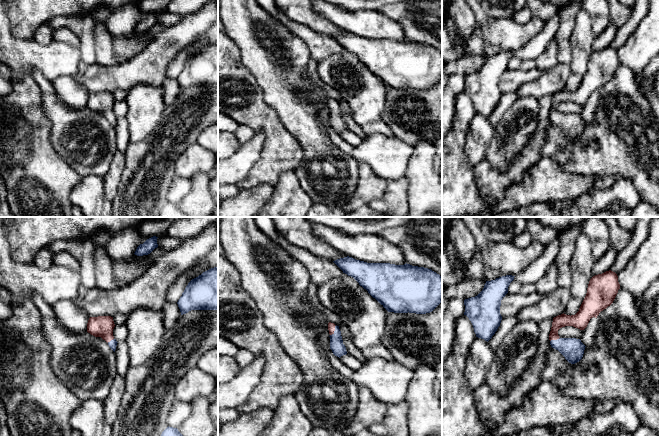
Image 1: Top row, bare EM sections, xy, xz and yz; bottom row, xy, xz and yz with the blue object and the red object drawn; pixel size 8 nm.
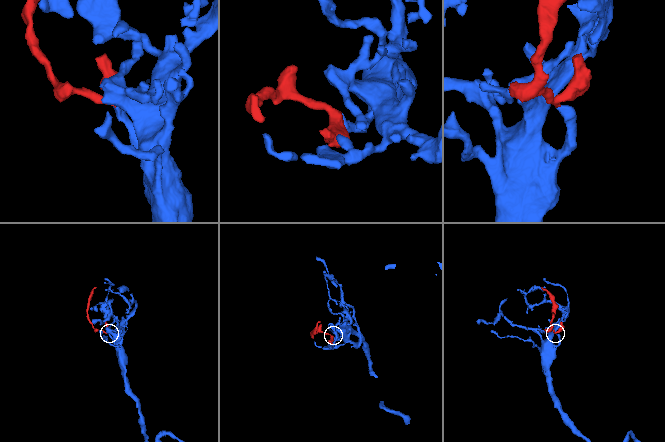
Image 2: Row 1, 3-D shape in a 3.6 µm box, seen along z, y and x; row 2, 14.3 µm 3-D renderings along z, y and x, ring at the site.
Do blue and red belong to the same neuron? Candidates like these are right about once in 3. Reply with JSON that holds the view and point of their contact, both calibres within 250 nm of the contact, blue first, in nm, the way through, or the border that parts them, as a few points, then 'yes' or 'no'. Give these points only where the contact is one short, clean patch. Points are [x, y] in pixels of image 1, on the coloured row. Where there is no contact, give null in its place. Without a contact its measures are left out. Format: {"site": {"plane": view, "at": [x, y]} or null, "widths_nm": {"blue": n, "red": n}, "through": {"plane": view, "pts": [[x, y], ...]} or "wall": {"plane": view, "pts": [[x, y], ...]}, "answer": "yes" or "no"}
{"site": {"plane": "xz", "at": [335, 330]}, "widths_nm": {"blue": 110, "red": 60}, "through": {"plane": "xz", "pts": [[338, 348], [335, 330], [331, 326]]}, "answer": "yes"}

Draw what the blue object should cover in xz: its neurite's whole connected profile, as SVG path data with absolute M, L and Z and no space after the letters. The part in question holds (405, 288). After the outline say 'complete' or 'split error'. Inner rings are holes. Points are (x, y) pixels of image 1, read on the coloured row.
M349 256L333 262L343 273L353 277L388 312L426 314L442 302L442 277L431 269L407 263L367 263Z; complete

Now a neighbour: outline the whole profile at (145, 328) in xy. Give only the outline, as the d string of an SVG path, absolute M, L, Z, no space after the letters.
M140 308L132 312L125 326L128 330L125 343L129 351L129 368L144 364L157 350L165 333L163 310L145 310Z

